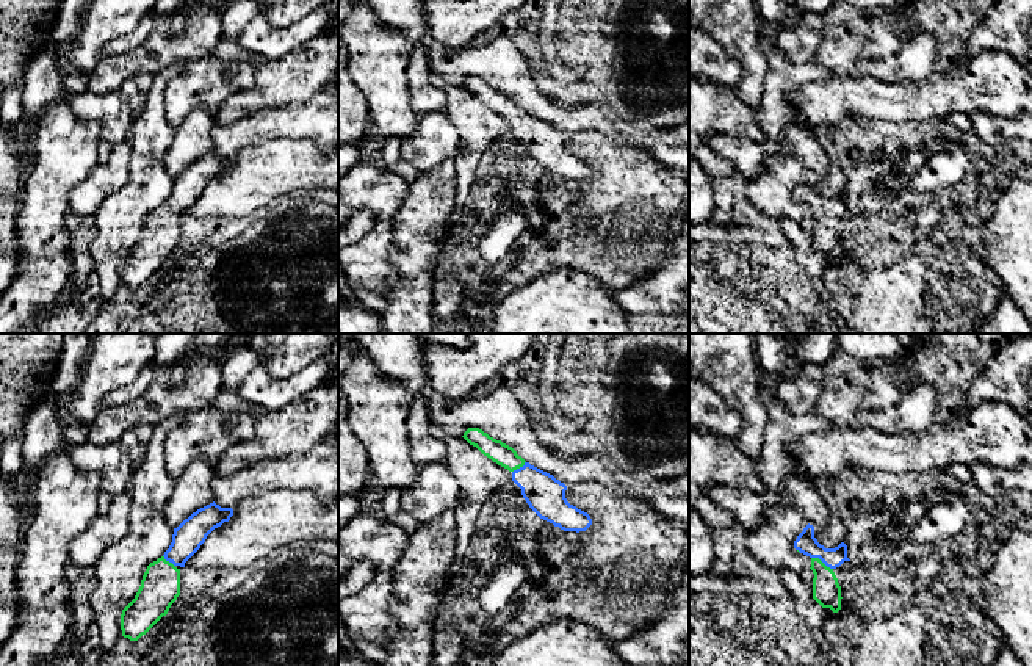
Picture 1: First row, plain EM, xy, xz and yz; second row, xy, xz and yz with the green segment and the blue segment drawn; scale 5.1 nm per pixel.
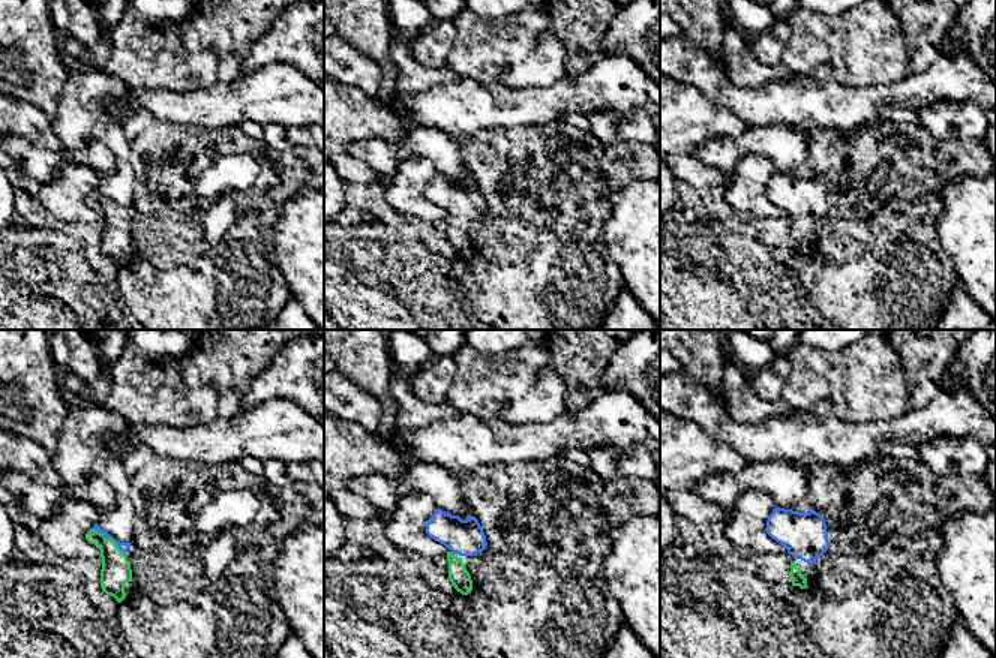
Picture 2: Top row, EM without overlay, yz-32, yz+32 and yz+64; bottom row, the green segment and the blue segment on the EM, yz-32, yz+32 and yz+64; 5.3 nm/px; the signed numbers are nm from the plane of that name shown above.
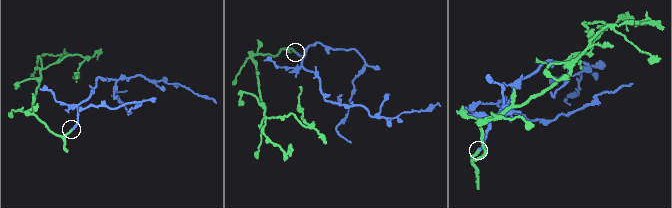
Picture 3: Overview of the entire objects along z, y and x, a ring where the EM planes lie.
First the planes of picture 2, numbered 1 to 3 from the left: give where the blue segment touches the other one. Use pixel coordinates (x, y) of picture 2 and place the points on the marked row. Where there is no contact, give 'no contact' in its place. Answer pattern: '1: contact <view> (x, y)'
1: contact yz-32 (110, 538)
2: no contact
3: no contact

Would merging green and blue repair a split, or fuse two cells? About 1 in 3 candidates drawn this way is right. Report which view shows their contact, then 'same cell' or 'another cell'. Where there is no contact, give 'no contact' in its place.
meets green in yz; same cell

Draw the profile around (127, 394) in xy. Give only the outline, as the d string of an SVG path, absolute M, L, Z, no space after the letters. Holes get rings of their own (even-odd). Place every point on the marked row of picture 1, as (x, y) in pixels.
M149 365L139 373L139 376L133 382L124 387L119 387L116 390L111 390L103 398L100 409L111 407L111 406L122 406L135 401L144 393L144 390L152 381L153 381L153 370L152 370L152 365Z

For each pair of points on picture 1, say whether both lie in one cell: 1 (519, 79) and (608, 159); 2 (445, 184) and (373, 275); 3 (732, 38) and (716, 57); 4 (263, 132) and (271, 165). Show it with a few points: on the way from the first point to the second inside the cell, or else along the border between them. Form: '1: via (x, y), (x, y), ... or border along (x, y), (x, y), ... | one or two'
1: border along (597, 129), (631, 141) | two
2: border along (392, 218), (390, 265), (398, 281), (387, 290) | two
3: border along (705, 32), (741, 65), (739, 82) | two
4: border along (303, 140), (270, 138), (248, 144), (232, 157) | two

